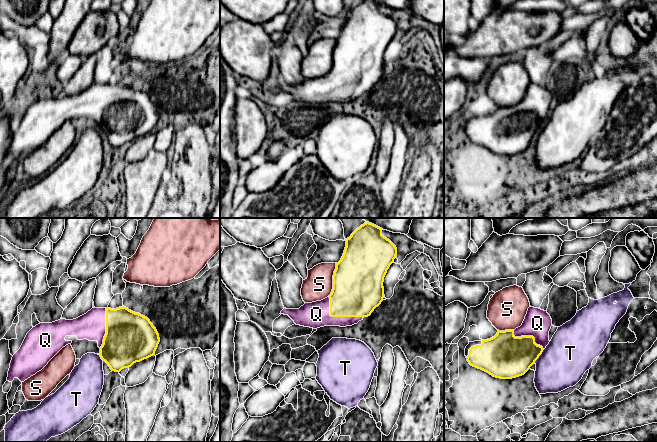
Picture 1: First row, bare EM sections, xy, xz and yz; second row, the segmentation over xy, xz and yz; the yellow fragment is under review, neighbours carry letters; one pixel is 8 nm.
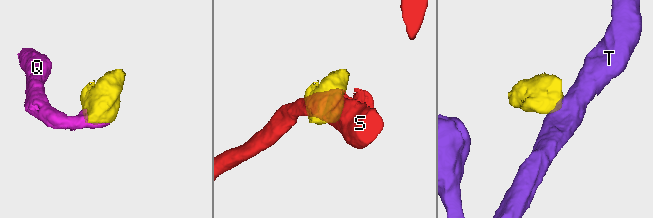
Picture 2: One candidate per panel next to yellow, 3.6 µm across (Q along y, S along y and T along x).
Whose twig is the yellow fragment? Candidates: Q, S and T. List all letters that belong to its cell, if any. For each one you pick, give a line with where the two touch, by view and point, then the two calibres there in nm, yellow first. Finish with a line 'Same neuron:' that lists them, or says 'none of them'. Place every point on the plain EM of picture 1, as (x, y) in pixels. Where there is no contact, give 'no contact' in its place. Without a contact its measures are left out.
Q: meets yellow in xz at (338, 92); 380 nm thick on the yellow side, 200 nm on the other
Same neuron: Q

